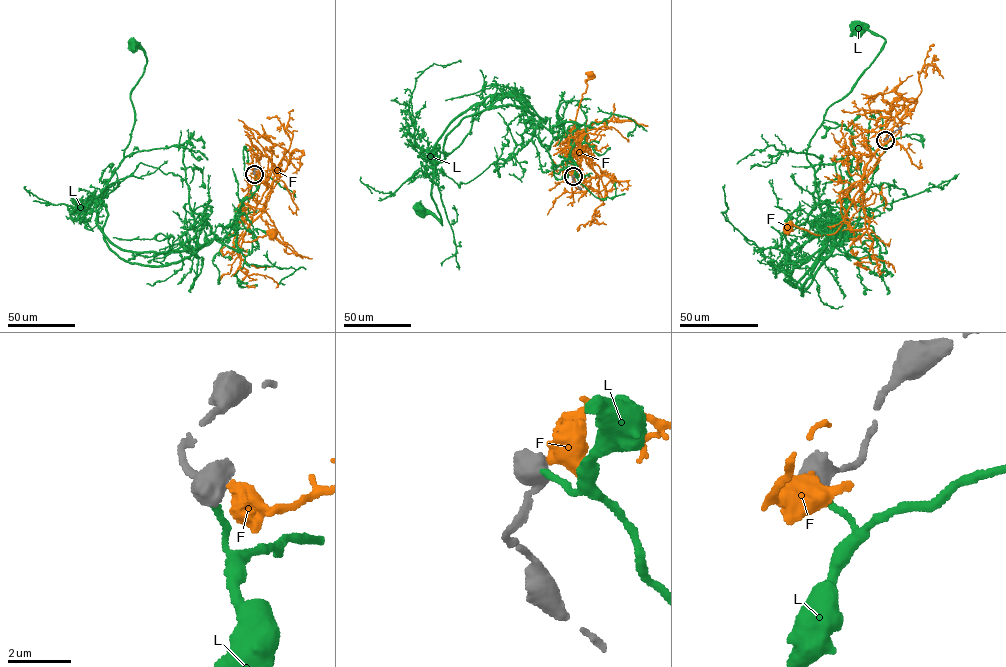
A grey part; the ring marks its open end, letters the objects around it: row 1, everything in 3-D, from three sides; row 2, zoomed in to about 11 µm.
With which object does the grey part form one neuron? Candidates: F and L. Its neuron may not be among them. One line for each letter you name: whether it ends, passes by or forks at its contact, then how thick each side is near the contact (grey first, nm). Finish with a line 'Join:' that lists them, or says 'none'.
L: it ends there; 500 nm thick on the grey side, 240 nm on the other
Join: L

